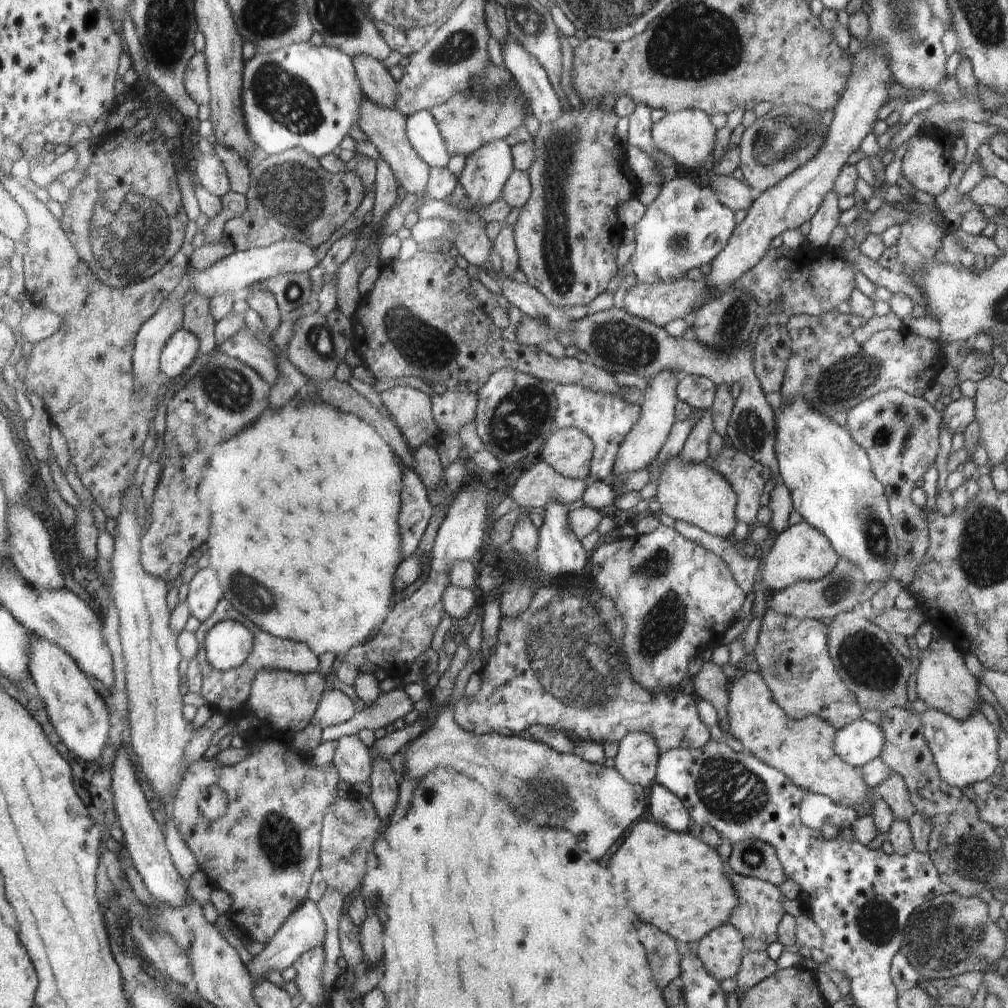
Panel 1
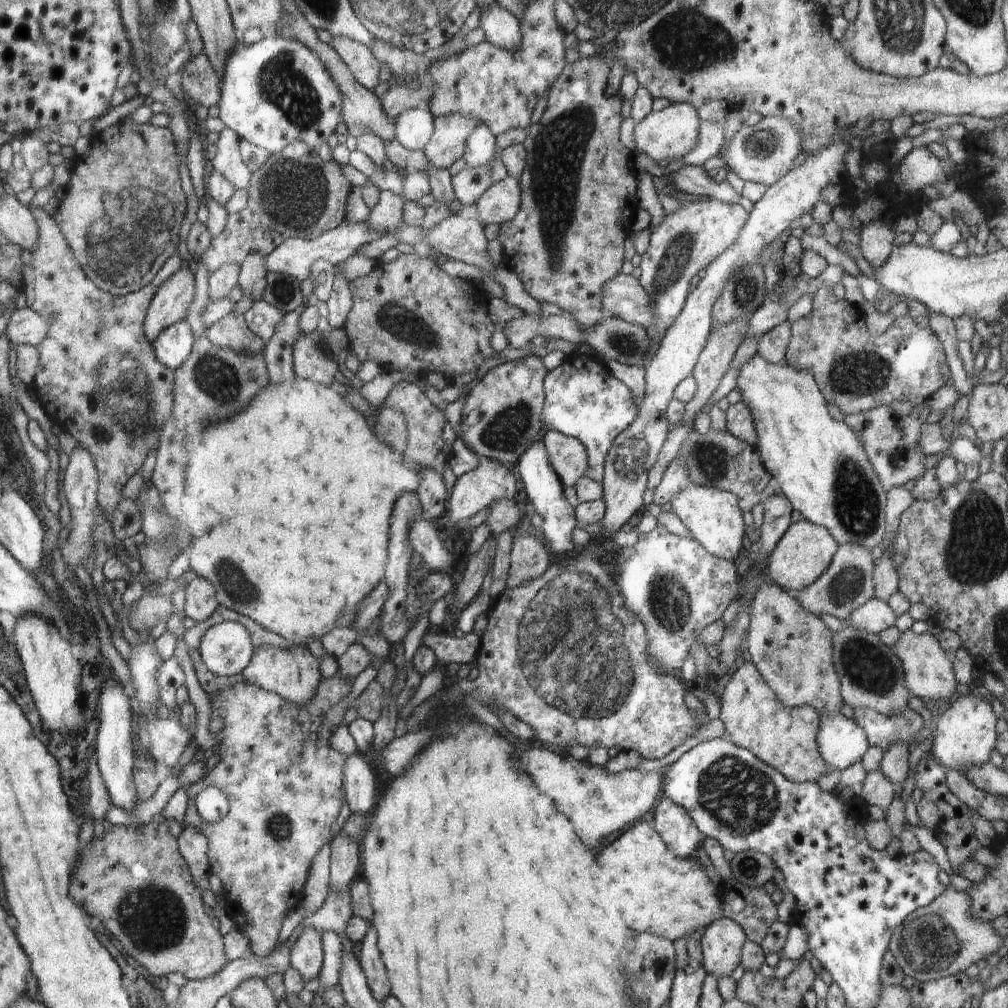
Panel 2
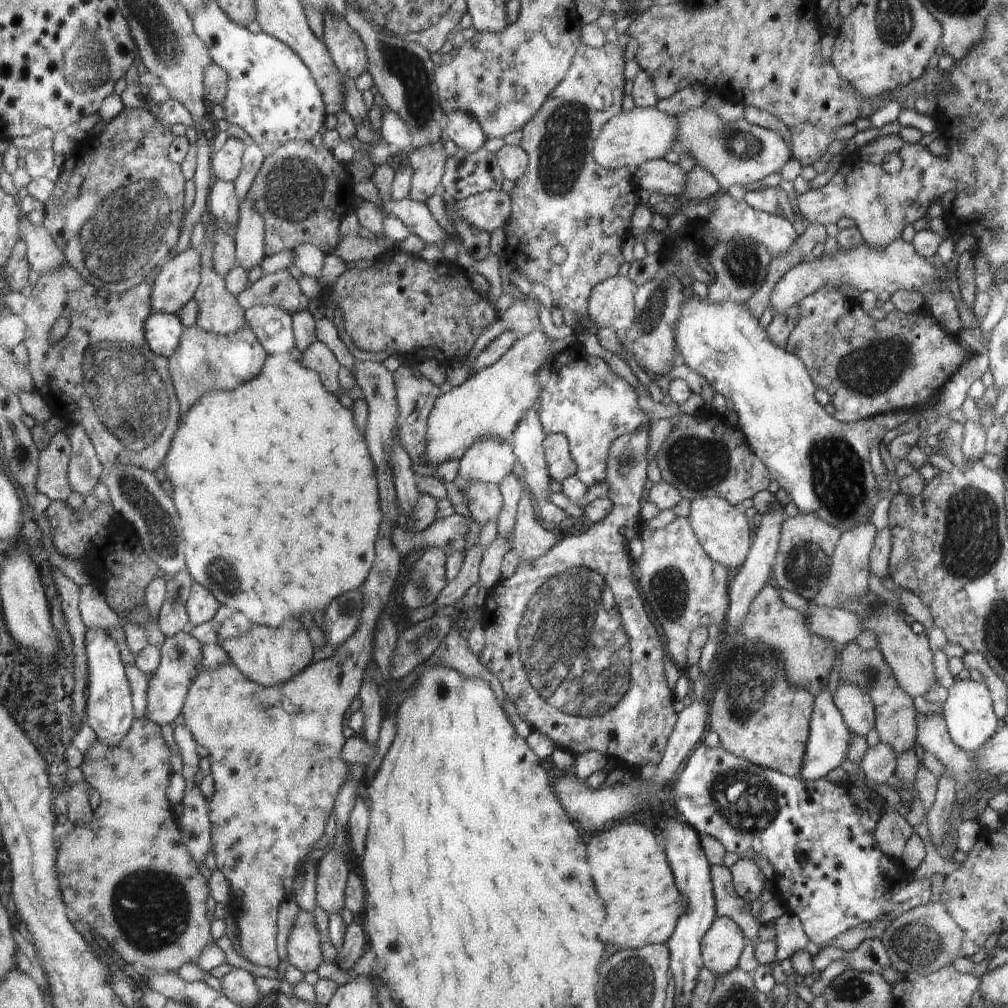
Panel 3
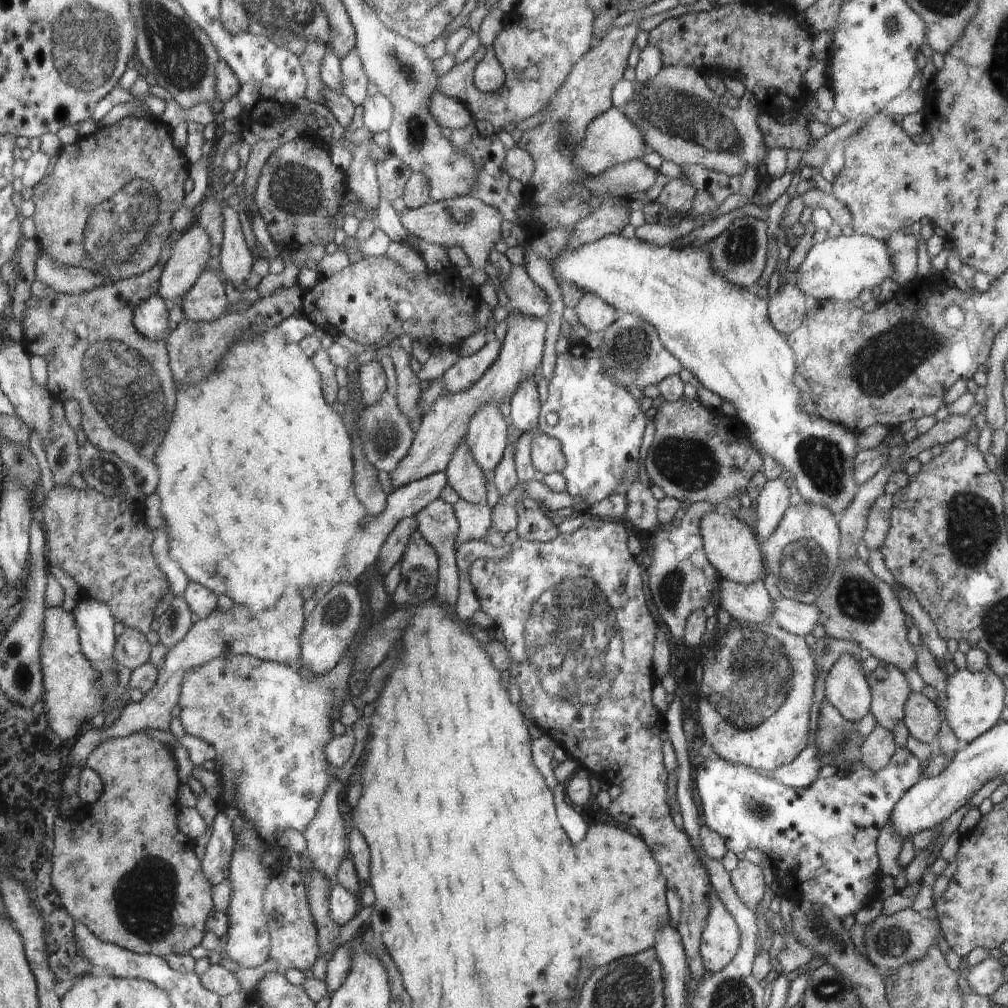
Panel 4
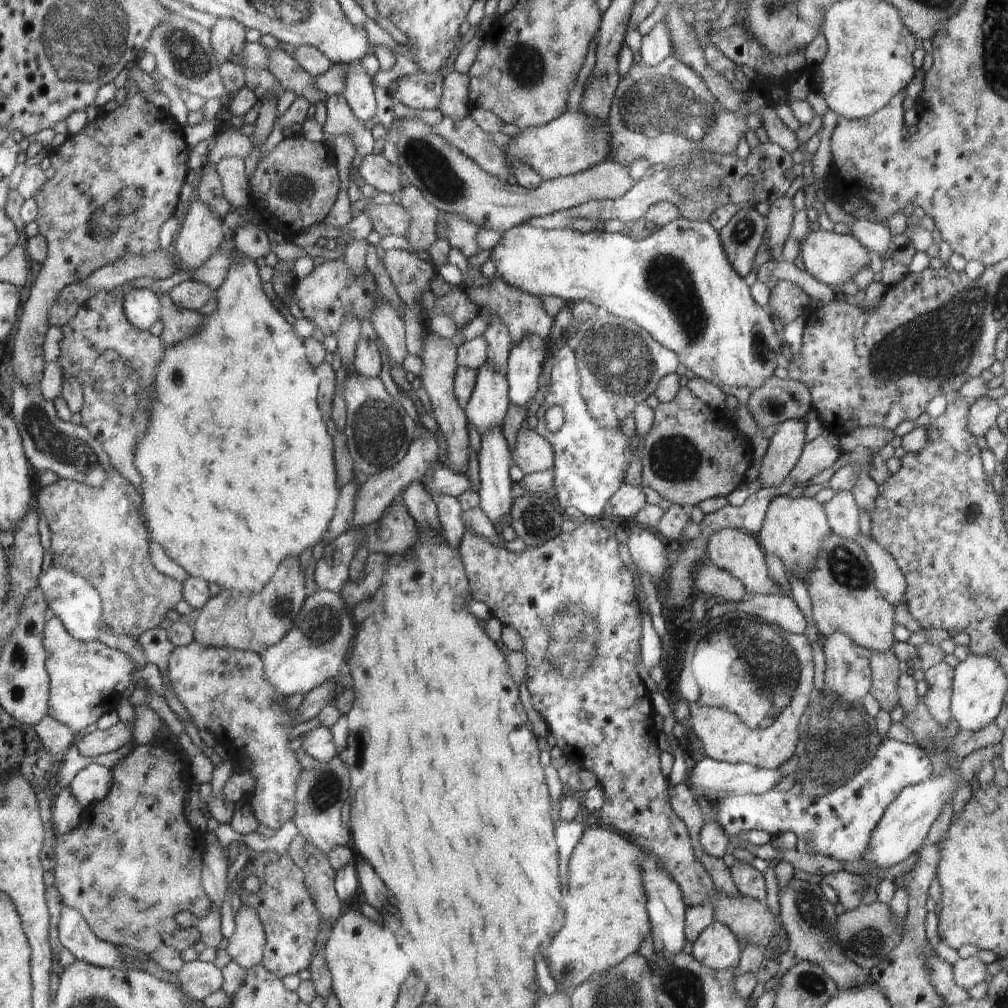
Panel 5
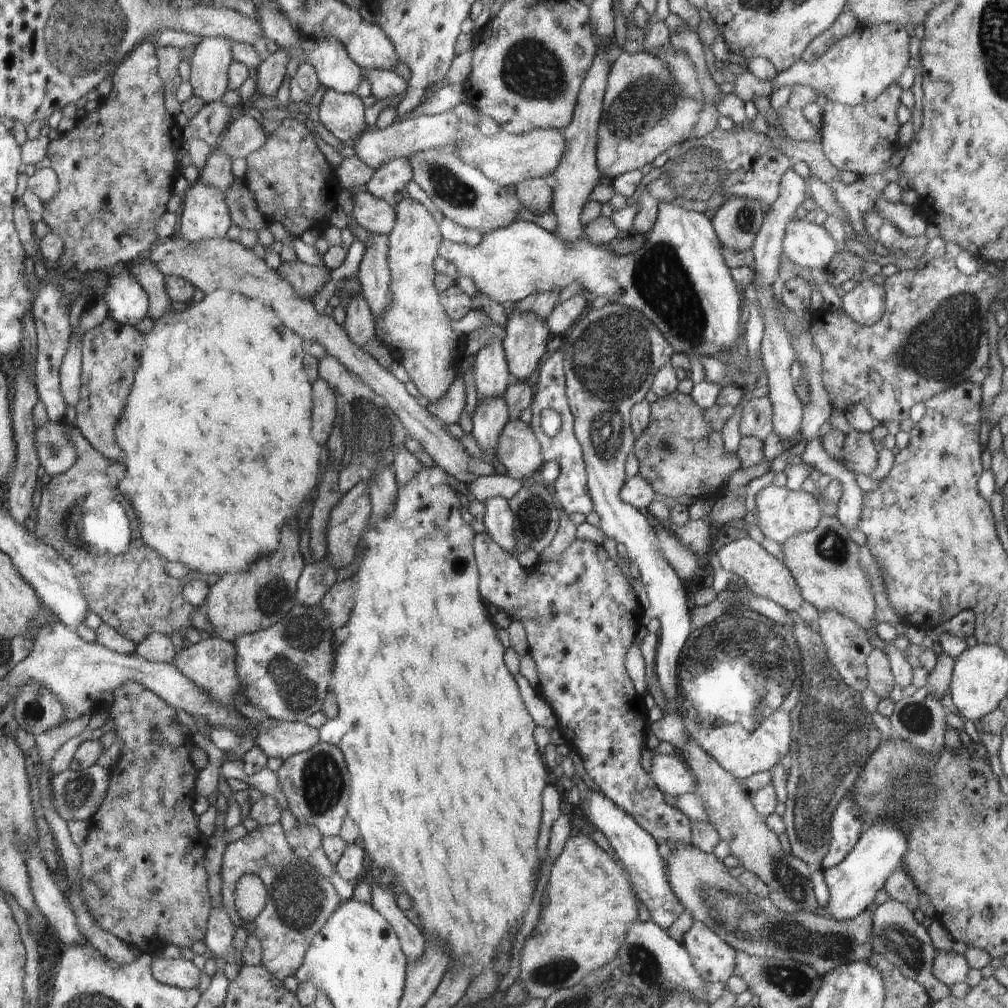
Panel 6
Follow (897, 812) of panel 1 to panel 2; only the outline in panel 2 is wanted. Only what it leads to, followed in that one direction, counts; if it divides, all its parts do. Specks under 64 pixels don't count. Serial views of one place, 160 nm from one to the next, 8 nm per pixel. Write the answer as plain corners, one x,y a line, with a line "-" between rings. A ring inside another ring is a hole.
894,742
890,744
890,748
883,752
882,764
880,764
880,772
890,780
896,792
904,792
906,774
908,774
908,746
904,742

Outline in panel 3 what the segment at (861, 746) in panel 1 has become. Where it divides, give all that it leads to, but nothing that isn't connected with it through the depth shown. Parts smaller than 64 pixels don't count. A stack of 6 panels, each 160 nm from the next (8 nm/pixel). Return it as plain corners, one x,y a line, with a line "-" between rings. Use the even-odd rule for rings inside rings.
824,684
822,692
816,697
816,704
813,706
813,718
810,722
808,748
806,749
805,761
802,764
801,778
804,780
821,780
828,773
841,766
847,758
847,750
852,740
853,732
846,727
845,718
833,702
827,684

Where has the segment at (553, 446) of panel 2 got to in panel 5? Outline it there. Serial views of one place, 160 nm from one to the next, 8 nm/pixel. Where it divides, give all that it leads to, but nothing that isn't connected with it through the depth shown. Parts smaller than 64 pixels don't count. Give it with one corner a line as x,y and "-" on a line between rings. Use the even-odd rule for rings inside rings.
522,427
516,438
516,446
512,452
512,465
518,466
525,475
551,470
554,466
554,448
550,442
538,434
537,430

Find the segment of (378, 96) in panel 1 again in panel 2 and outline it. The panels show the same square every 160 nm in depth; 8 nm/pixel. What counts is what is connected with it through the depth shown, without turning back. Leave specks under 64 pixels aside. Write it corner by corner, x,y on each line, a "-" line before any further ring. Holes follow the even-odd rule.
332,38
331,46
341,60
353,72
353,78
368,91
374,91
380,84
378,58
370,48
352,38

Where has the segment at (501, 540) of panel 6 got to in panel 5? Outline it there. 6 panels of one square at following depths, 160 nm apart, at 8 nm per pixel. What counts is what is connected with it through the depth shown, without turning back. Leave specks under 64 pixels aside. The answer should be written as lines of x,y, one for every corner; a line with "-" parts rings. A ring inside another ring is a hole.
492,428
492,430
481,434
481,438
482,442
480,442
480,450
478,450
478,462
480,463
480,489
477,491
479,494
479,507
485,512
488,520
494,526
498,526
500,522
504,522
508,518
514,501
512,490
514,482
508,475
508,471
512,467
512,458
510,452
508,452
506,440
502,436
501,428

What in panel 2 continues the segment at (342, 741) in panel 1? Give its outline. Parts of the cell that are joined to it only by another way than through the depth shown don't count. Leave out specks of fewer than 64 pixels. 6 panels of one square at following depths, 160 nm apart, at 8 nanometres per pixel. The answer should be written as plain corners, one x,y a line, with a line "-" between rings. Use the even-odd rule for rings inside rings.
359,751
346,758
344,771
344,797
351,812
371,814
376,806
377,778
368,755

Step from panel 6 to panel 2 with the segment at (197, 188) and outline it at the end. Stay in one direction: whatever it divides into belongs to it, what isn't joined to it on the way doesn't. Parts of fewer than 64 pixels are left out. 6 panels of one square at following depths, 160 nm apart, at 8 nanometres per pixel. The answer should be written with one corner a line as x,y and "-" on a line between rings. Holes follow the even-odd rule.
182,268
162,286
154,298
145,323
148,340
156,344
156,340
166,328
186,320
188,310
196,298
197,276
192,272
192,268

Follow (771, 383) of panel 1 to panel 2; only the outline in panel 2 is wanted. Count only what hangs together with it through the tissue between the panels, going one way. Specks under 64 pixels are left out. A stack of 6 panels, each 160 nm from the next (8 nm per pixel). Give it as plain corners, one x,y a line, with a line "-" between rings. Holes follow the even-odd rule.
785,321
759,338
757,355
762,356
768,364
782,364
791,340
792,326

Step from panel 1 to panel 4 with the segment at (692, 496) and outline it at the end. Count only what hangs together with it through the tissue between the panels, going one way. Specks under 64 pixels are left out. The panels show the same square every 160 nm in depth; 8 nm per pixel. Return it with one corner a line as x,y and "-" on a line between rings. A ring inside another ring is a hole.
712,510
712,512
702,514
700,524
705,554
708,556
709,562
718,568
718,574
722,574
730,581
744,585
762,580
762,576
764,576
762,574
764,572
762,552
760,552
760,546
758,546
754,534
750,532
746,522
736,518
732,511
720,514
720,512

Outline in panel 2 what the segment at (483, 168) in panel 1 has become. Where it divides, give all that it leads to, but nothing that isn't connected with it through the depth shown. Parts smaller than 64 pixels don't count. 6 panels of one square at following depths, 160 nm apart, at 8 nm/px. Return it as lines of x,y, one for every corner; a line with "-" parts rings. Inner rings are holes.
480,124
468,138
464,148
464,160
467,167
486,168
493,166
496,152
496,136
485,125

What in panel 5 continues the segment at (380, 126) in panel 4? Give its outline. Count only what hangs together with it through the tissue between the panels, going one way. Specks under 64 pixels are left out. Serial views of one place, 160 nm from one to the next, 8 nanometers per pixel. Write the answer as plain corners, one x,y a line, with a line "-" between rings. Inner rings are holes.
362,61
344,63
345,89
344,98
353,110
354,116
363,123
370,118
376,119
376,101
374,98
373,82
366,73

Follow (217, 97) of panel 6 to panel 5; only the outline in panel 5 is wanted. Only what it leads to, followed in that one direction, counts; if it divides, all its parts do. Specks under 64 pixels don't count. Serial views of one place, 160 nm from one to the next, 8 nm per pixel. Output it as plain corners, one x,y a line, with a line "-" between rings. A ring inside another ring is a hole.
218,18
211,29
216,56
222,62
228,62
234,54
240,56
246,43
247,29
238,20

